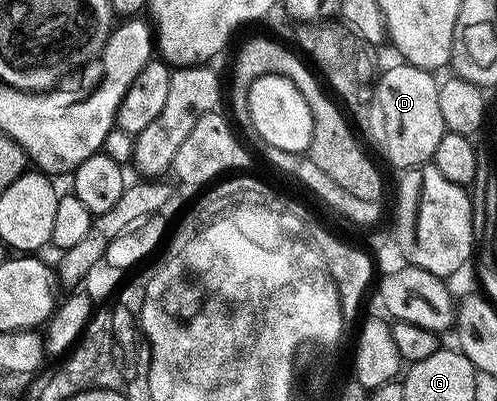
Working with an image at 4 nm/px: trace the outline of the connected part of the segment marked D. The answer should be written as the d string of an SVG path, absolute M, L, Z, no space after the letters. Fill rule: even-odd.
M398 62L387 73L380 75L378 77L377 83L373 88L373 100L379 103L379 116L383 119L383 152L387 155L387 160L395 168L415 168L418 169L420 166L428 163L434 157L435 151L437 150L437 142L441 142L443 133L445 131L443 126L443 119L441 118L441 102L439 101L439 85L440 81L438 79L434 80L432 73L426 68L418 68L412 64L406 62Z

